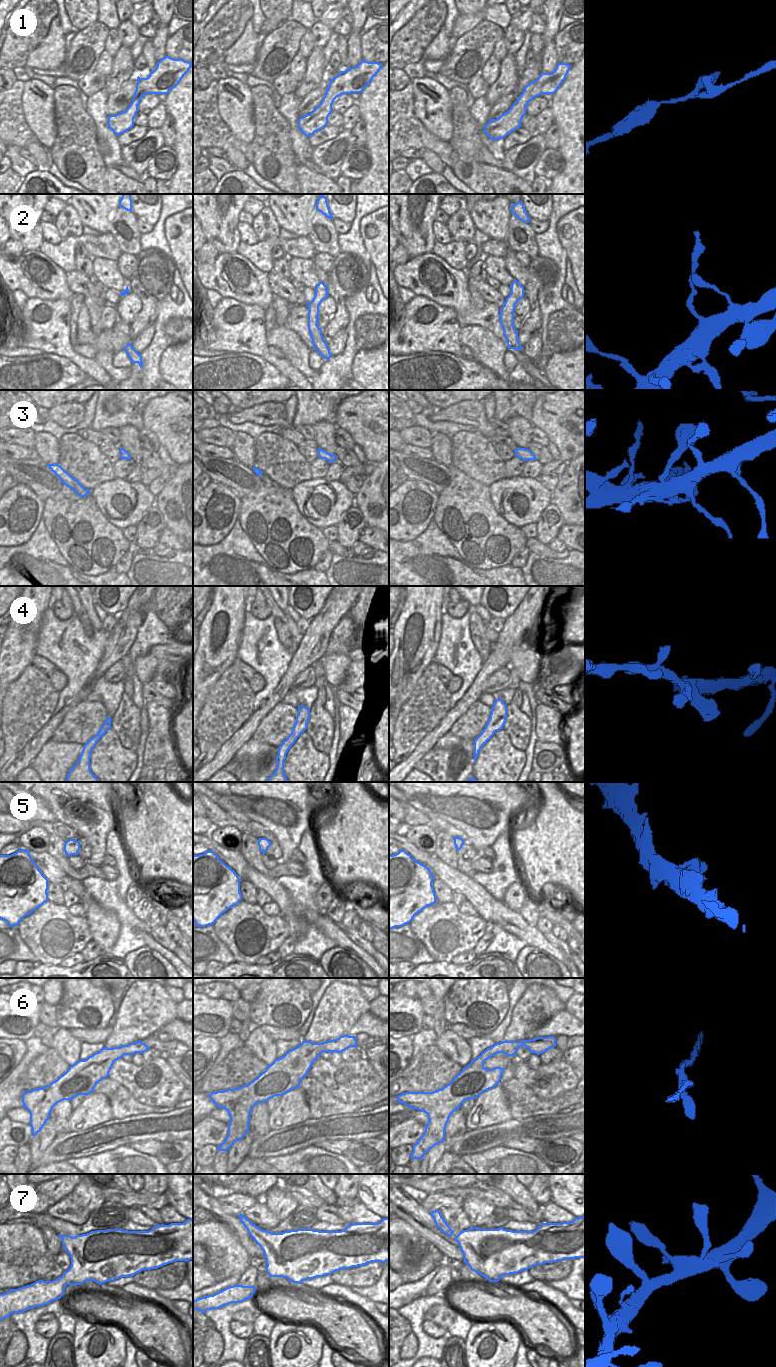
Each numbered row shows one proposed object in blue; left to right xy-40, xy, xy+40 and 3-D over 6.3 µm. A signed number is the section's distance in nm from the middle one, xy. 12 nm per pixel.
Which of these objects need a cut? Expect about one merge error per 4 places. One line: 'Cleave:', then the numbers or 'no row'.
Cleave: 2, 3

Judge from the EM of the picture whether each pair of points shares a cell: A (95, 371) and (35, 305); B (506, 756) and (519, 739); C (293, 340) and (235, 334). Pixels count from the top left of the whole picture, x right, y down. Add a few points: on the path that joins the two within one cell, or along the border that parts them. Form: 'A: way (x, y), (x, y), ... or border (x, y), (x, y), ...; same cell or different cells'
A: way (75, 358), (40, 324), (35, 324); same cell
B: border (502, 729), (508, 736), (510, 743), (523, 752); different cells
C: border (266, 332), (266, 343), (268, 346); different cells

